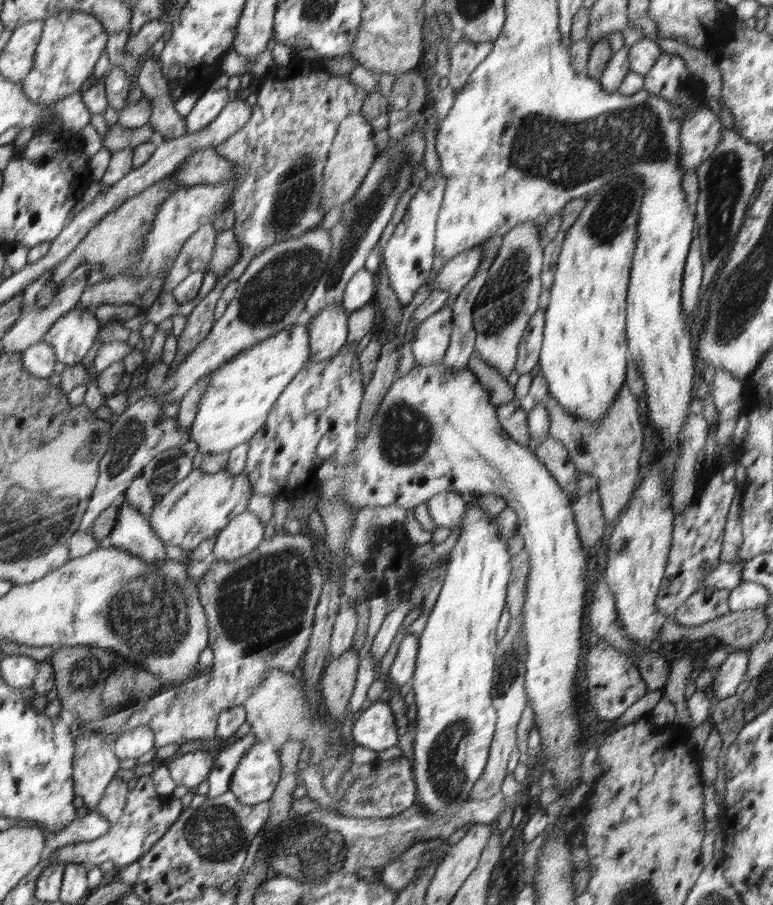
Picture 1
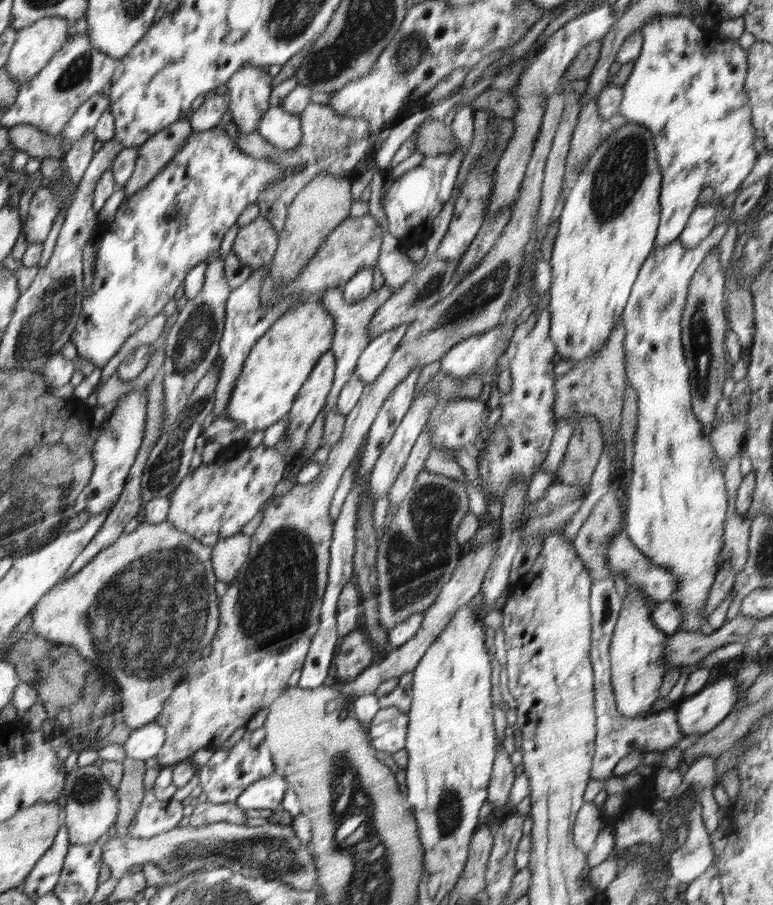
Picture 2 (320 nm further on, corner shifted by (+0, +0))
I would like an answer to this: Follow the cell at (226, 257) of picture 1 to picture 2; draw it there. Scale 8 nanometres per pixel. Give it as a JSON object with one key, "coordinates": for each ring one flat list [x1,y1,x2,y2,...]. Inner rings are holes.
{"coordinates":[[256,218,243,226,234,241,232,252,251,269,269,264,277,250,279,234,264,218]]}

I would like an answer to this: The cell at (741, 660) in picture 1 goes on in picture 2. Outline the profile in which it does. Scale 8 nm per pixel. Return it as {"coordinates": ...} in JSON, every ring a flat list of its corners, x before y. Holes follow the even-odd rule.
{"coordinates":[[722,676,696,695,683,698,675,705,680,733,703,735,715,729,738,702,738,690,736,678]]}

